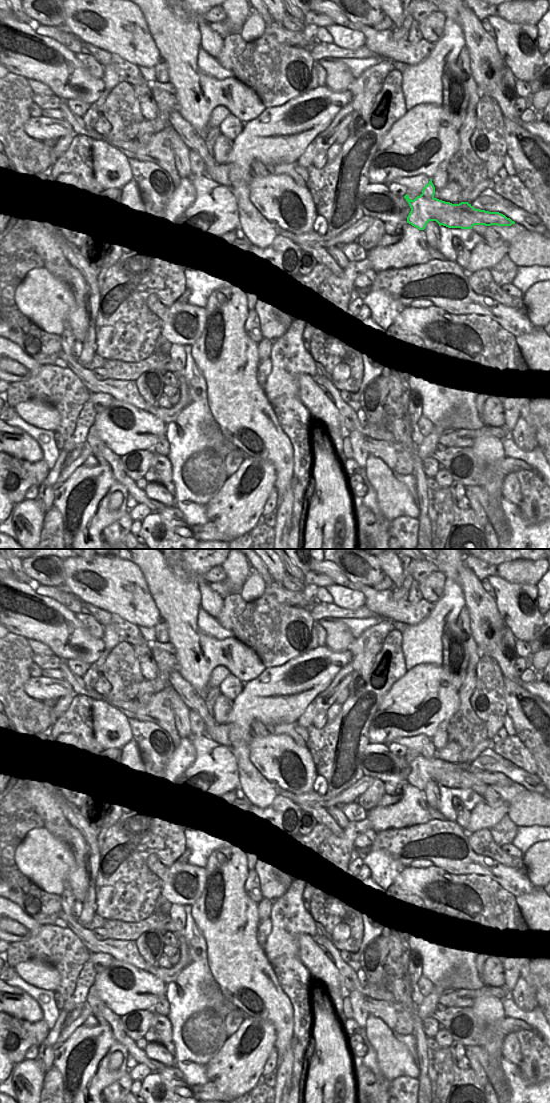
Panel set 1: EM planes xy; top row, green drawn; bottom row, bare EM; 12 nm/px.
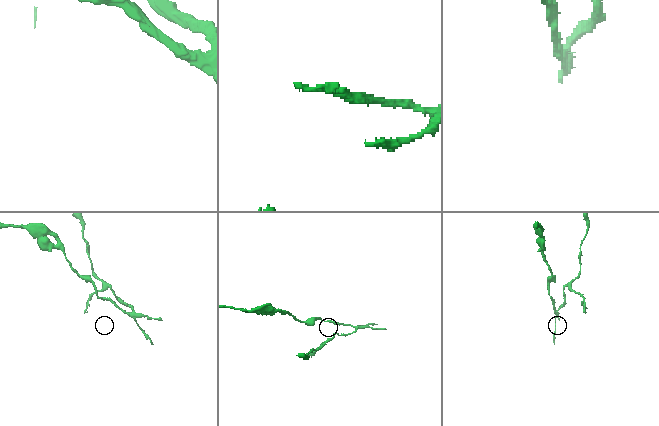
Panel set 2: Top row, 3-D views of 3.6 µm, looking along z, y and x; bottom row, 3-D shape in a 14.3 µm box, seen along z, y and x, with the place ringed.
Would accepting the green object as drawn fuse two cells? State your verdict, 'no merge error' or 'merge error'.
merge error

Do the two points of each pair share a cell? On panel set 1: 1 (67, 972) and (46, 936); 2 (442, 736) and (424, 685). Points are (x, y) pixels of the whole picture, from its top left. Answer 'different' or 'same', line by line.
1: same
2: different

